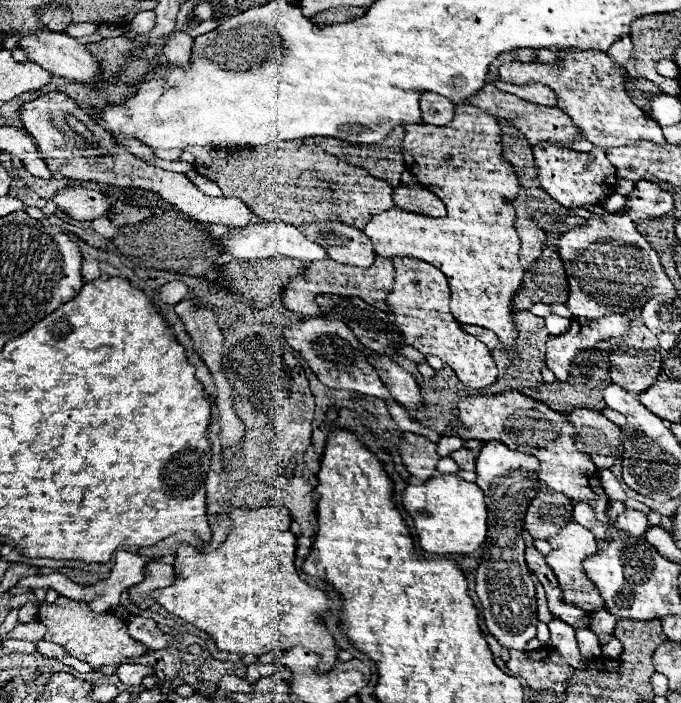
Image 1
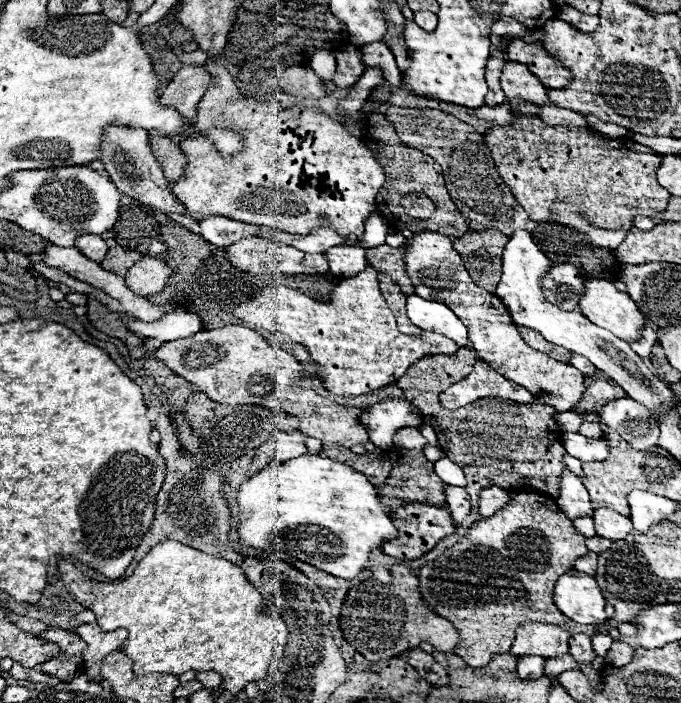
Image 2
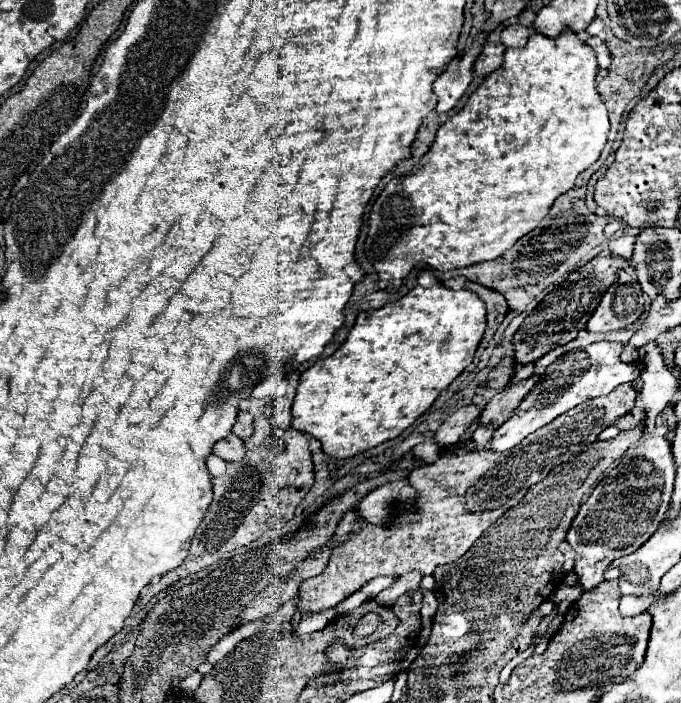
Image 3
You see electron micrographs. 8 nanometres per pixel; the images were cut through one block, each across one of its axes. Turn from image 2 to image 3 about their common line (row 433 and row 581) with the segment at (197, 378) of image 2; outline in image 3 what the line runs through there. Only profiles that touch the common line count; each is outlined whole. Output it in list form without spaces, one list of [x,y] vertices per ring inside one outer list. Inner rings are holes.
[[[620,384],[608,396],[588,400],[560,414],[508,452],[474,450],[466,456],[442,456],[430,466],[412,470],[408,482],[418,492],[418,498],[410,506],[402,506],[400,502],[390,504],[390,520],[386,524],[374,526],[356,510],[350,510],[340,518],[332,538],[342,538],[344,542],[332,548],[328,566],[322,574],[300,584],[296,614],[326,612],[376,576],[398,578],[412,570],[432,574],[436,566],[456,562],[490,524],[524,498],[532,484],[538,484],[554,466],[572,460],[580,450],[594,442],[602,430],[628,414],[634,408],[634,402],[636,390],[630,384]],[[356,524],[362,524],[360,530],[350,532]]]

